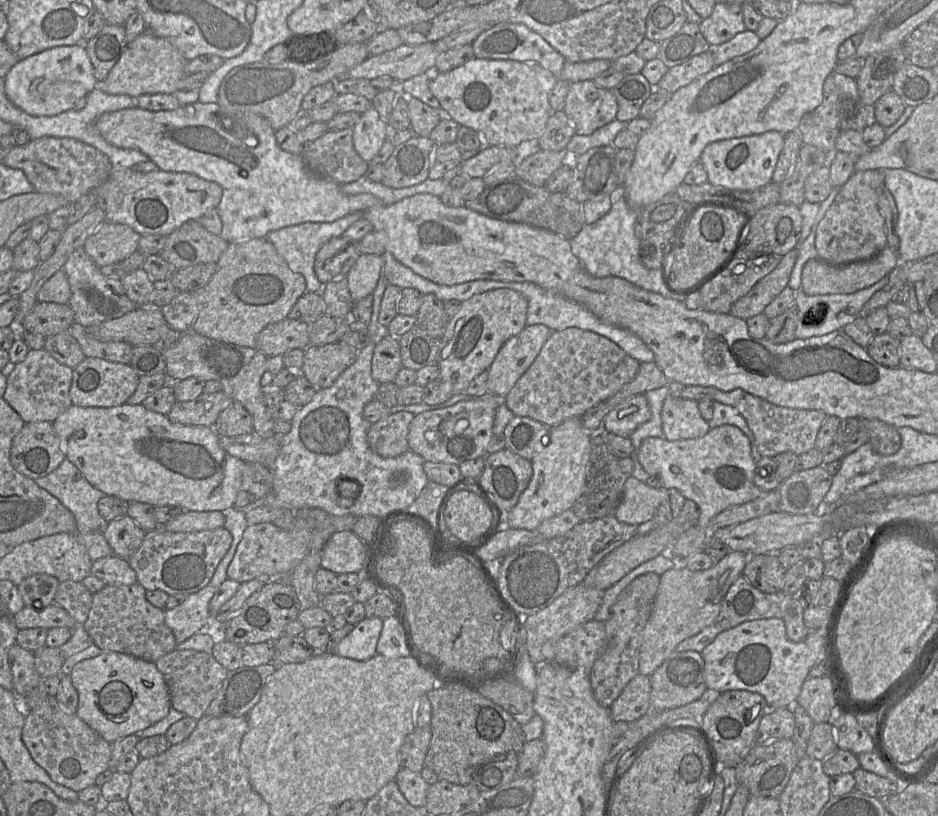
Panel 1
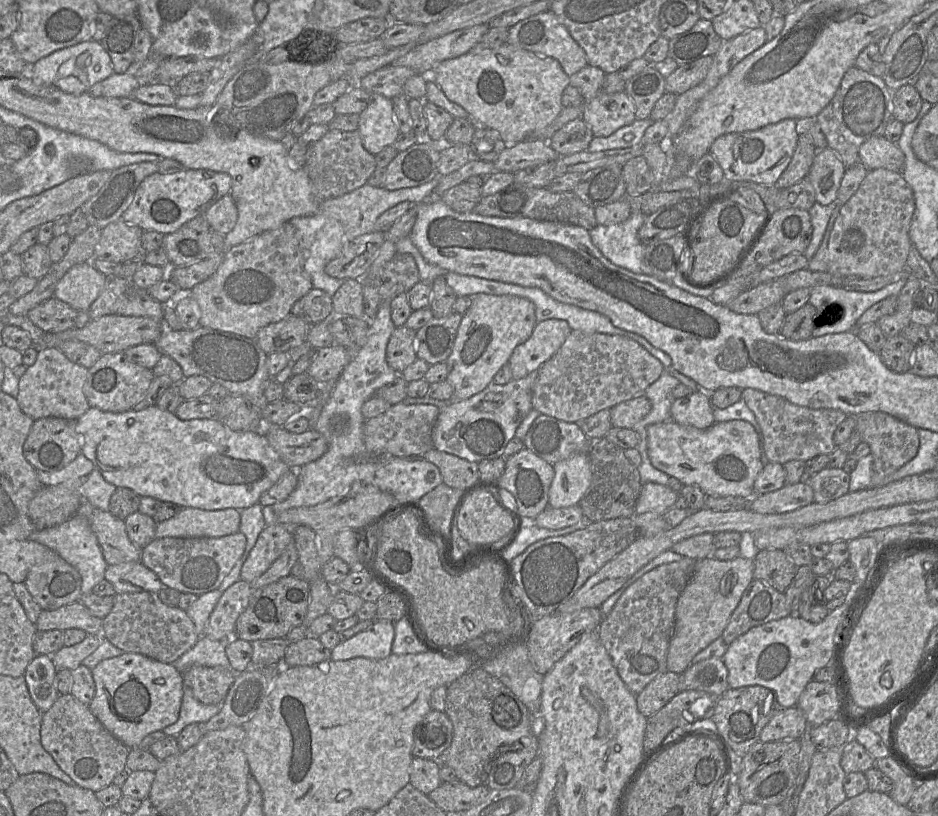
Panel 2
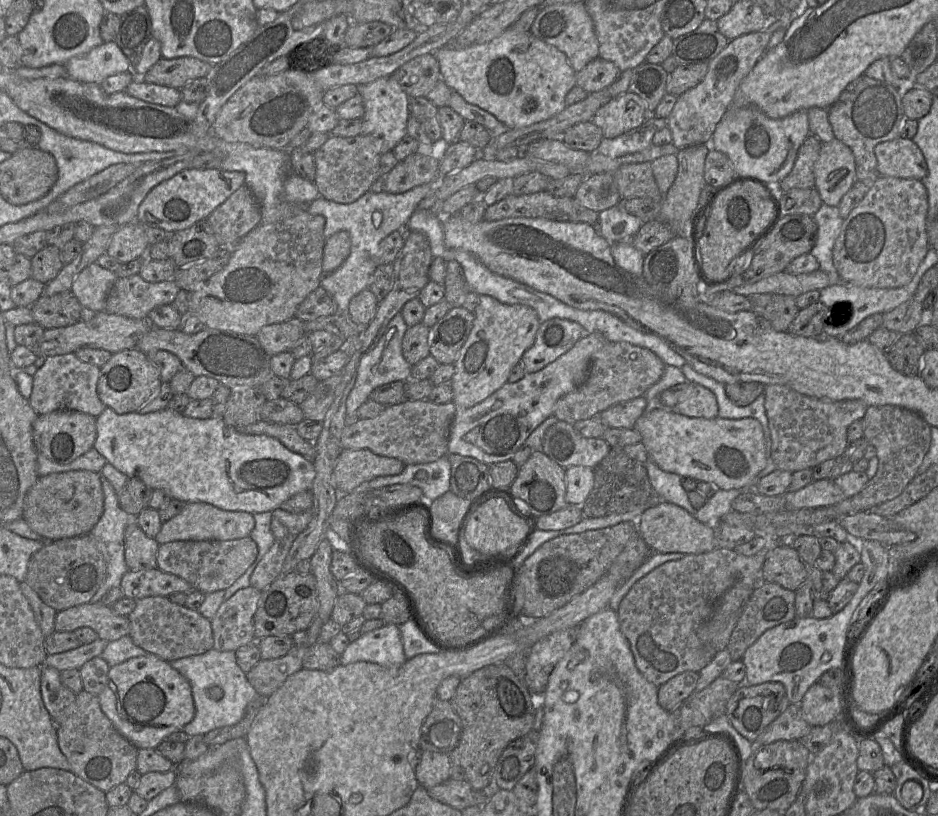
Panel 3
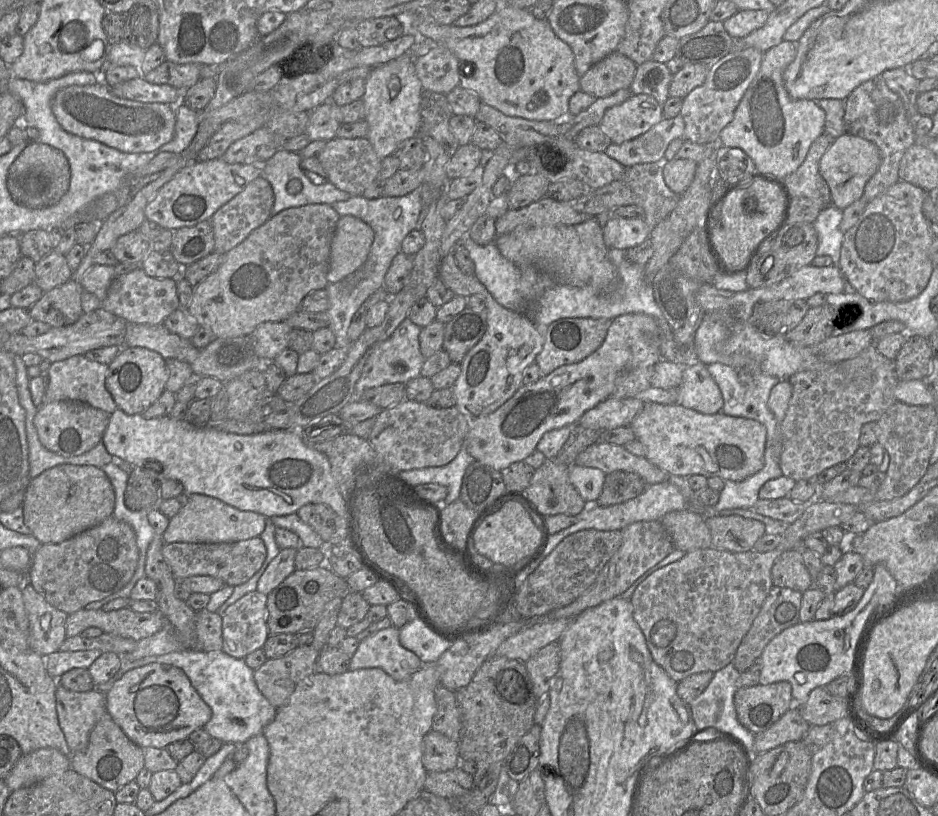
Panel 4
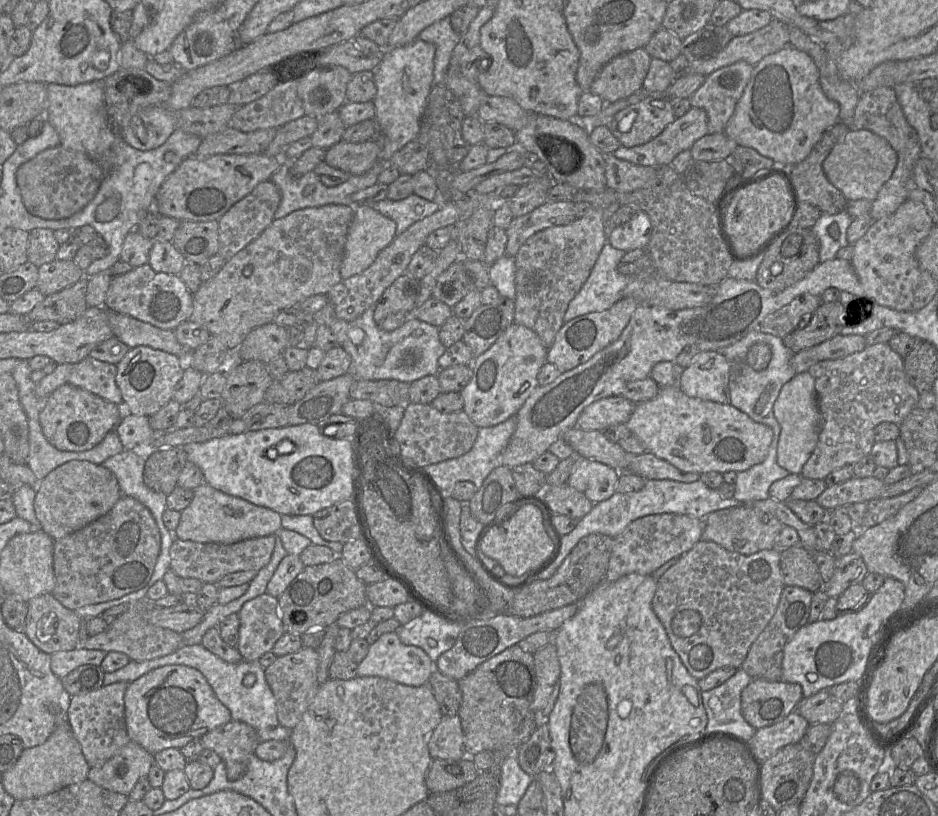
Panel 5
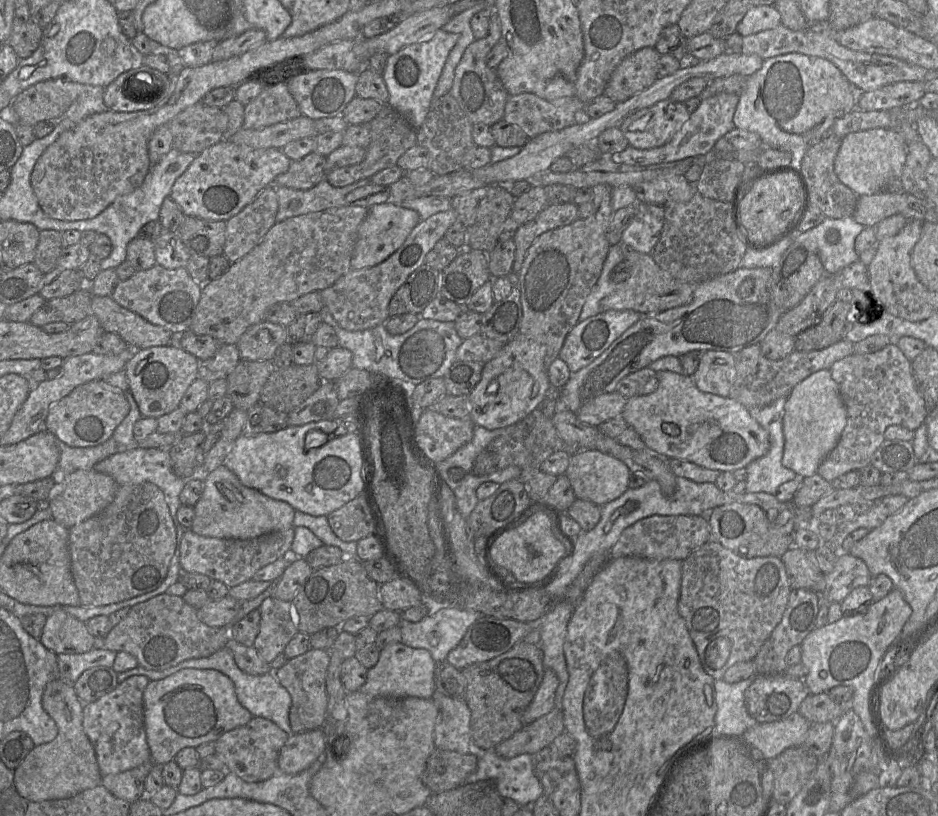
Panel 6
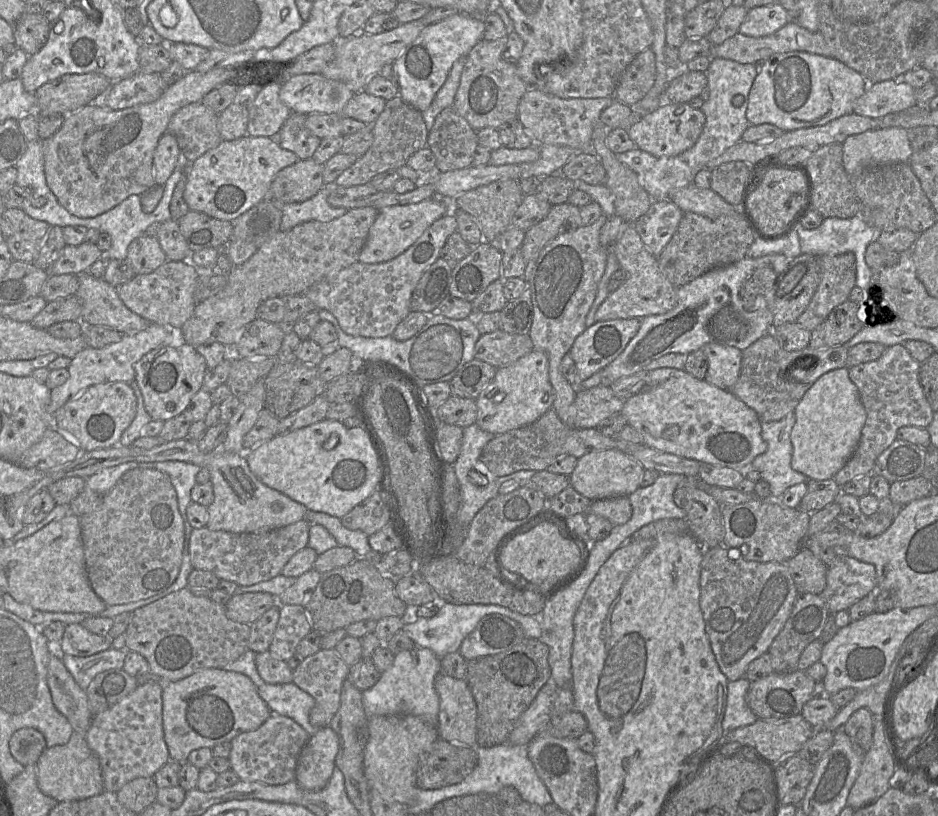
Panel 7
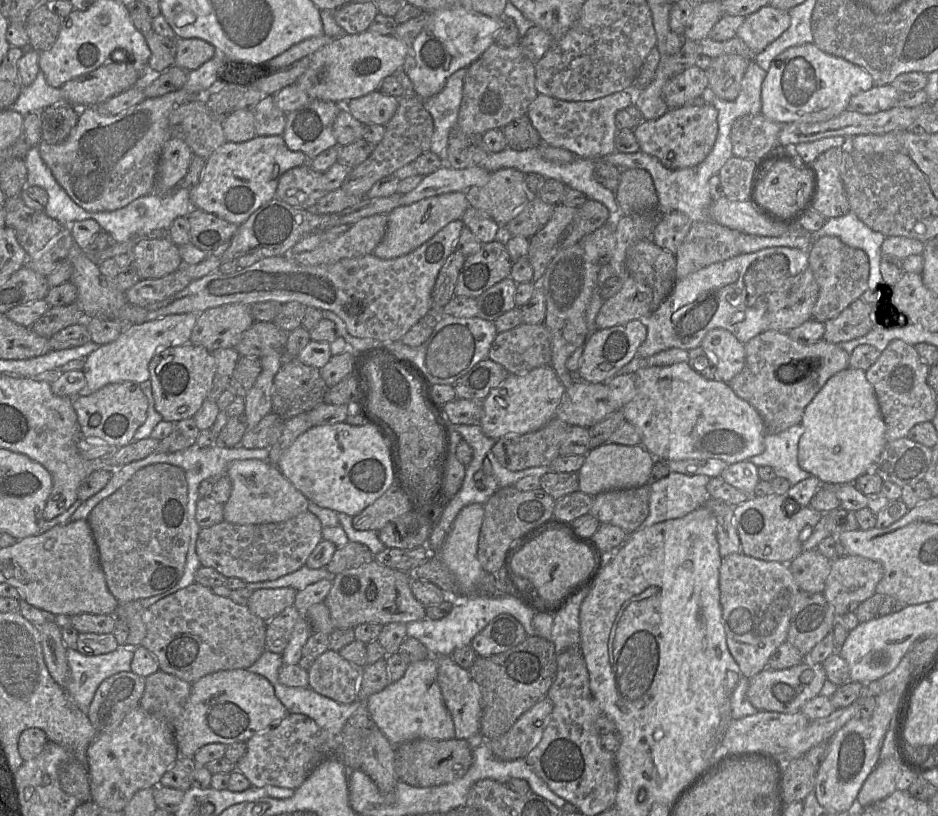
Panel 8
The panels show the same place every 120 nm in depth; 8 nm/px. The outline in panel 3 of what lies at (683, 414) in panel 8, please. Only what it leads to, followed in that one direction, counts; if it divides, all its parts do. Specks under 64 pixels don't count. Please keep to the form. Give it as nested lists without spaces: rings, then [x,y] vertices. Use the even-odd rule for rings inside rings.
[[[659,408],[643,413],[636,421],[634,428],[641,435],[641,443],[645,446],[648,457],[660,469],[681,477],[708,482],[716,489],[740,489],[766,466],[763,429],[760,422],[753,418],[691,418],[675,412],[673,408]]]

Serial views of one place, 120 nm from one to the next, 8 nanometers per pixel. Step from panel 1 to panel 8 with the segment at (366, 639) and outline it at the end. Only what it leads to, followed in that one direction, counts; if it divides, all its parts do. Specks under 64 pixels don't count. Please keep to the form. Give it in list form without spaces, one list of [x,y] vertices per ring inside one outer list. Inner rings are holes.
[[[434,656],[408,663],[405,674],[399,680],[390,682],[381,691],[370,695],[366,706],[373,722],[394,745],[417,739],[455,737],[453,719],[438,684]]]

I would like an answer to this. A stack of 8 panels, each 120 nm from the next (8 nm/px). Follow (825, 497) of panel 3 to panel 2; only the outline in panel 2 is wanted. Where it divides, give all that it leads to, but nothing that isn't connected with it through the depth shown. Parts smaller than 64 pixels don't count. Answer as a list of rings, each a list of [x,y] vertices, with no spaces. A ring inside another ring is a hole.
[[[799,482],[784,485],[782,488],[751,497],[748,509],[761,514],[778,514],[796,510],[814,502],[814,493],[810,485]]]

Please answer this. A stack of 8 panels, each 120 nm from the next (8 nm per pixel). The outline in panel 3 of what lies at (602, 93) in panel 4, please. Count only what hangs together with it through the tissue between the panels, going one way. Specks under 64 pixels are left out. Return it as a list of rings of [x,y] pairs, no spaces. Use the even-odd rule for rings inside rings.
[[[598,57],[576,73],[576,85],[588,94],[598,92],[607,89],[621,72],[613,62]]]

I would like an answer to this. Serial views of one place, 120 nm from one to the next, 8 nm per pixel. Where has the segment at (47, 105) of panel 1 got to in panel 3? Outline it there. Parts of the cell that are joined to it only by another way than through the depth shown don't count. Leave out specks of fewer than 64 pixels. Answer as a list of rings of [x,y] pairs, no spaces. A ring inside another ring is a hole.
[[[115,41],[103,42],[65,64],[67,77],[84,83],[99,84],[107,77],[128,71],[130,62]]]

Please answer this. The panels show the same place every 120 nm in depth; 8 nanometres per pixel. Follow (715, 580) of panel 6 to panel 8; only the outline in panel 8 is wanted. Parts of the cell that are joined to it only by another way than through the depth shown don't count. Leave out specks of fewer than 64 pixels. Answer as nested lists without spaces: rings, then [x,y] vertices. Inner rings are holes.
[[[733,553],[722,558],[719,591],[728,649],[742,677],[750,679],[766,669],[770,657],[786,642],[791,613],[800,588],[788,564]]]

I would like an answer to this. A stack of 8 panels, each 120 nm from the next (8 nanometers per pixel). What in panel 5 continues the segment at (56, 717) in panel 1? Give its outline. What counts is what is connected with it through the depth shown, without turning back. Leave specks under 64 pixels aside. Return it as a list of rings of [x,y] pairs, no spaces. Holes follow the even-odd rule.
[[[134,741],[100,767],[91,767],[88,778],[97,785],[128,796],[136,783],[147,777],[154,756]]]

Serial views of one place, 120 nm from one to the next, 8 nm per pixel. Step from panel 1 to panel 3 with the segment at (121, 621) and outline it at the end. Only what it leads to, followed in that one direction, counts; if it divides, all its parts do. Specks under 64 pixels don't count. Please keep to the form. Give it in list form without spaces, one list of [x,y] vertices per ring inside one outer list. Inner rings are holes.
[[[149,596],[135,600],[136,607],[127,616],[130,622],[128,636],[148,653],[170,662],[213,649],[211,620],[205,618],[198,610],[173,603],[164,596]]]

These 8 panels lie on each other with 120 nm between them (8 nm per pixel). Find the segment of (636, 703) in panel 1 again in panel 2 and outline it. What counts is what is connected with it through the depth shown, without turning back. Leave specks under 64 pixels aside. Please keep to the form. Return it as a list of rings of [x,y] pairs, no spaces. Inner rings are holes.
[[[666,671],[653,679],[636,696],[639,712],[646,718],[665,706],[679,691],[680,674]]]

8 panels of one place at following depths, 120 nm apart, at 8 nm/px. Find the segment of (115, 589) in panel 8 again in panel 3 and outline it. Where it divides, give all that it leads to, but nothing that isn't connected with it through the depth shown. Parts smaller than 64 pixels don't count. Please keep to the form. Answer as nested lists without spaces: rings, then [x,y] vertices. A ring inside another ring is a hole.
[[[88,534],[47,542],[28,562],[25,581],[41,600],[57,612],[89,603],[104,583],[107,563],[95,539]]]

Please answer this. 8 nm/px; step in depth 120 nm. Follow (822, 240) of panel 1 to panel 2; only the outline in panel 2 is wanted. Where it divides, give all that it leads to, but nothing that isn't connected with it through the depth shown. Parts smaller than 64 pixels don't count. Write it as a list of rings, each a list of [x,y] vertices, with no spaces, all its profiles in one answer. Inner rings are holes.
[[[884,168],[869,170],[856,193],[840,207],[828,241],[828,271],[833,275],[875,278],[906,269],[913,247],[909,228],[915,211],[913,190],[900,172]]]

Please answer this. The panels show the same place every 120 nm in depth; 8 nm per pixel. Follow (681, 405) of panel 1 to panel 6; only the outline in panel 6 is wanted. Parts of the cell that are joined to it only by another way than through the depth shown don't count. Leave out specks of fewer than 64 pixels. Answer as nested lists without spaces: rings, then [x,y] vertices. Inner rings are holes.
[[[717,350],[704,351],[699,366],[692,375],[700,391],[722,397],[729,397],[735,378],[734,355]]]

